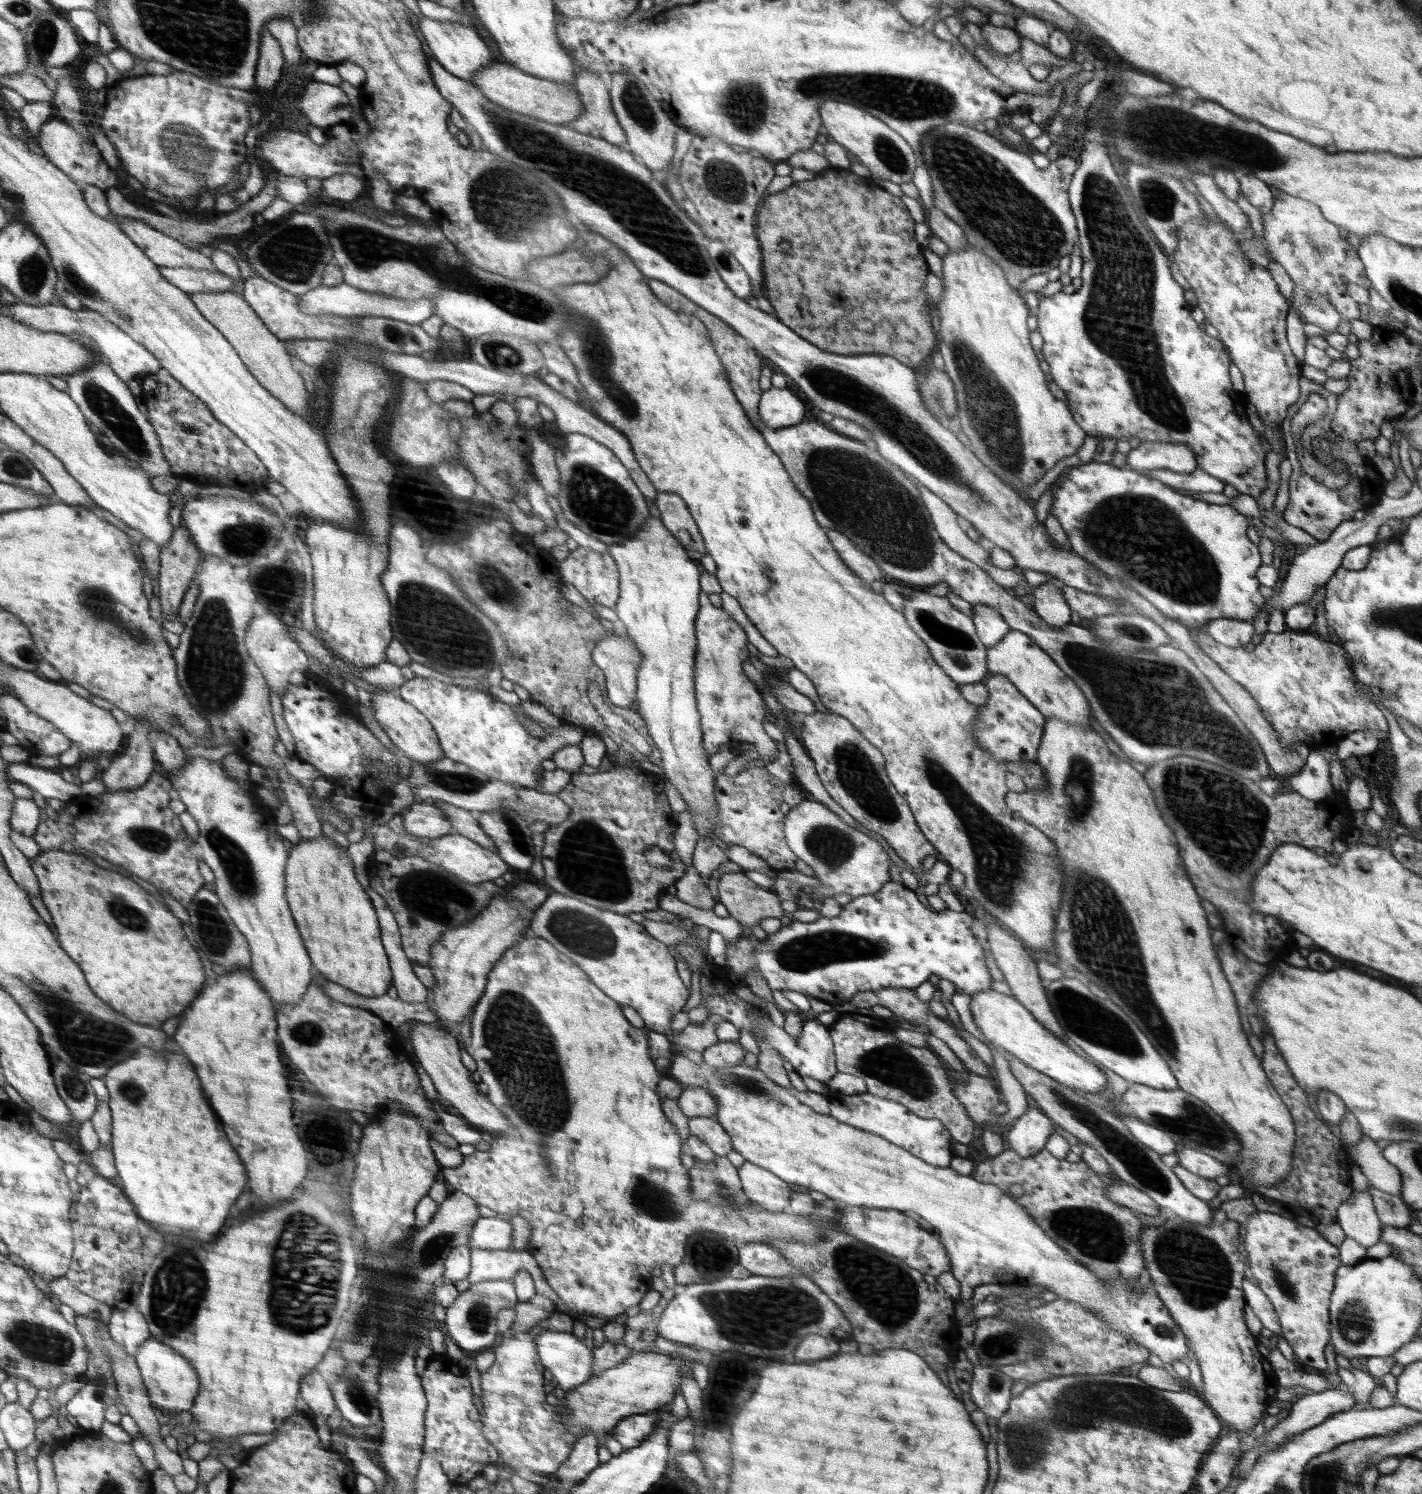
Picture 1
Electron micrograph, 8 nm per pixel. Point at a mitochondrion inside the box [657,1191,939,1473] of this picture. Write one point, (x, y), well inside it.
(766, 1318)

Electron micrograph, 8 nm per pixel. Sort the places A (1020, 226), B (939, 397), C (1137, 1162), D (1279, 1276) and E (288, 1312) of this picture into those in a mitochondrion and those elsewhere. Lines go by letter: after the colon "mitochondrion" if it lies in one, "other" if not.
A: mitochondrion
B: mitochondrion
C: mitochondrion
D: mitochondrion
E: mitochondrion

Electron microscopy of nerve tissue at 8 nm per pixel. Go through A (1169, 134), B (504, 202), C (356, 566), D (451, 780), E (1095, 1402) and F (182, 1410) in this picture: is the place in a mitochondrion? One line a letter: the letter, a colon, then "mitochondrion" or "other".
A: mitochondrion
B: mitochondrion
C: other
D: mitochondrion
E: mitochondrion
F: other

